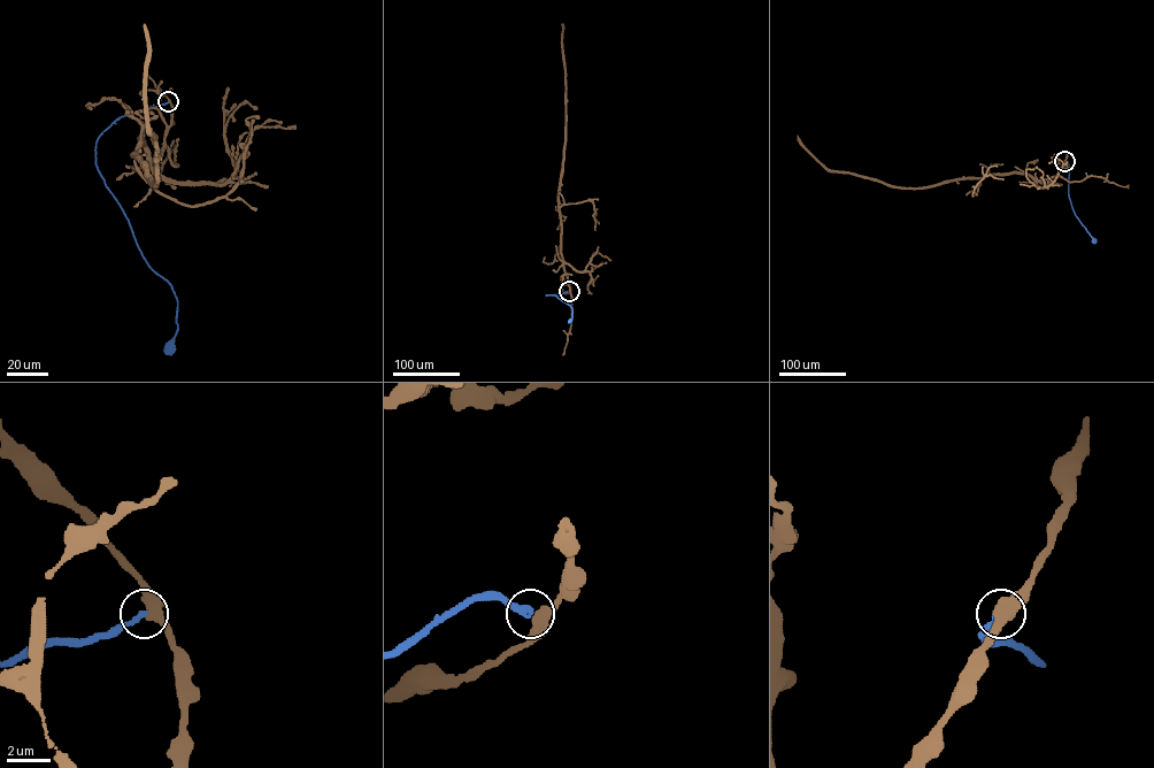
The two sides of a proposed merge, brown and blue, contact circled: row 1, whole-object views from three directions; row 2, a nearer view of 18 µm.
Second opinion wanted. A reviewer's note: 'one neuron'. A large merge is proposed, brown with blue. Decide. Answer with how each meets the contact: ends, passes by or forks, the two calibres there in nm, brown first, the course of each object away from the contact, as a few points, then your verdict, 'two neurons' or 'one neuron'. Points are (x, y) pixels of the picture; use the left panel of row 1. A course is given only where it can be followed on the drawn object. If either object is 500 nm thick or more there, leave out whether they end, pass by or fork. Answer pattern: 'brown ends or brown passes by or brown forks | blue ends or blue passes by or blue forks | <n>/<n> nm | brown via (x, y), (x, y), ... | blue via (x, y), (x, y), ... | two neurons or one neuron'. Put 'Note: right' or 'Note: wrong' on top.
Note: wrong
500/300 nm | brown via (169, 101), (172, 122), (160, 153), (149, 160), (141, 138), (135, 152), (154, 184), (144, 24) | blue via (169, 101), (117, 118), (98, 138), (95, 158), (141, 255), (171, 288), (177, 301), (177, 331), (169, 348) | two neurons

